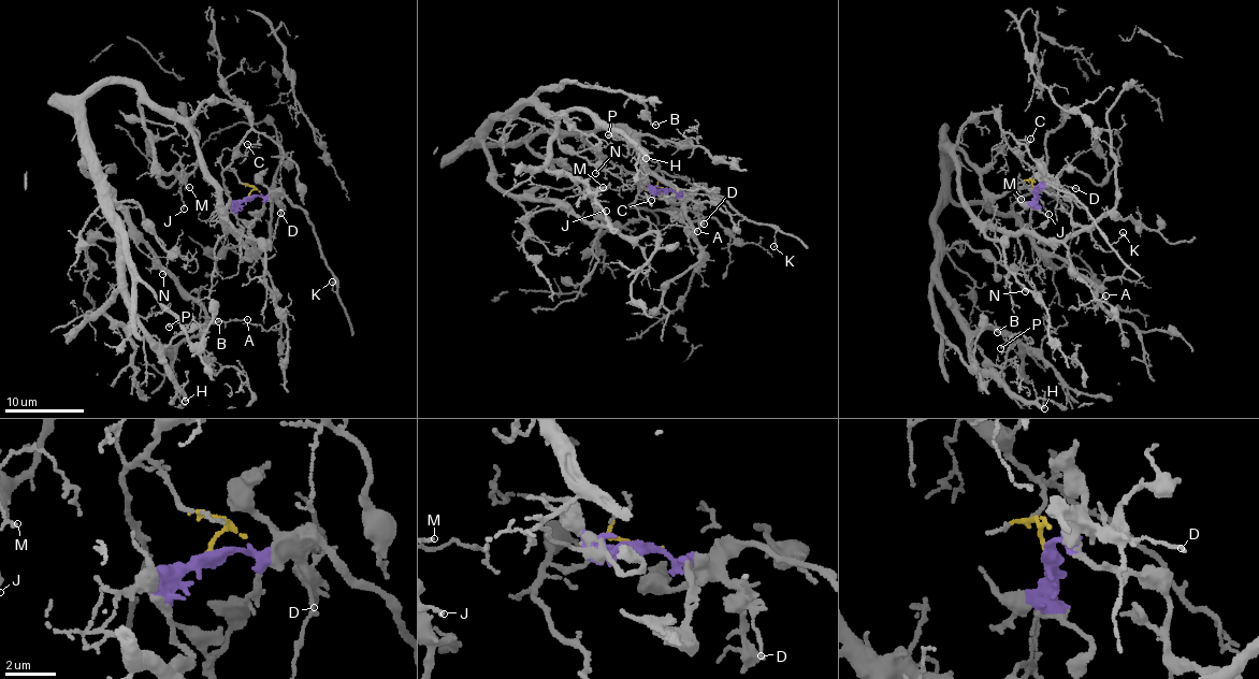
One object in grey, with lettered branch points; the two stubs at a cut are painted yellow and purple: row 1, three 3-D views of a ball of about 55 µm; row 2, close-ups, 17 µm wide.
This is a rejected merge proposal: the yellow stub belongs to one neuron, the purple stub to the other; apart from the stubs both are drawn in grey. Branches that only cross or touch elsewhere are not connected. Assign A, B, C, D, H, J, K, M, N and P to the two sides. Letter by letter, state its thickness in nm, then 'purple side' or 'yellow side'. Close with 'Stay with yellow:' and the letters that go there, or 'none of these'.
A: 130 nm thick; yellow side
B: 120 nm thick; yellow side
C: 120 nm thick; yellow side
D: 130 nm thick; purple side
H: 360 nm thick; yellow side
J: 130 nm thick; yellow side
K: 130 nm thick; purple side
M: 130 nm thick; yellow side
N: 110 nm thick; yellow side
P: 140 nm thick; yellow side
Stay with yellow: A, B, C, H, J, M, N, P

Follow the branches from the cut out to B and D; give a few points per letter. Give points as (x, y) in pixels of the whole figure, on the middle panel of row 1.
B: (663, 191), (639, 193), (647, 173), (574, 132), (474, 145), (577, 82), (639, 97), (655, 125)
D: (663, 191), (685, 194), (702, 213), (705, 224)

